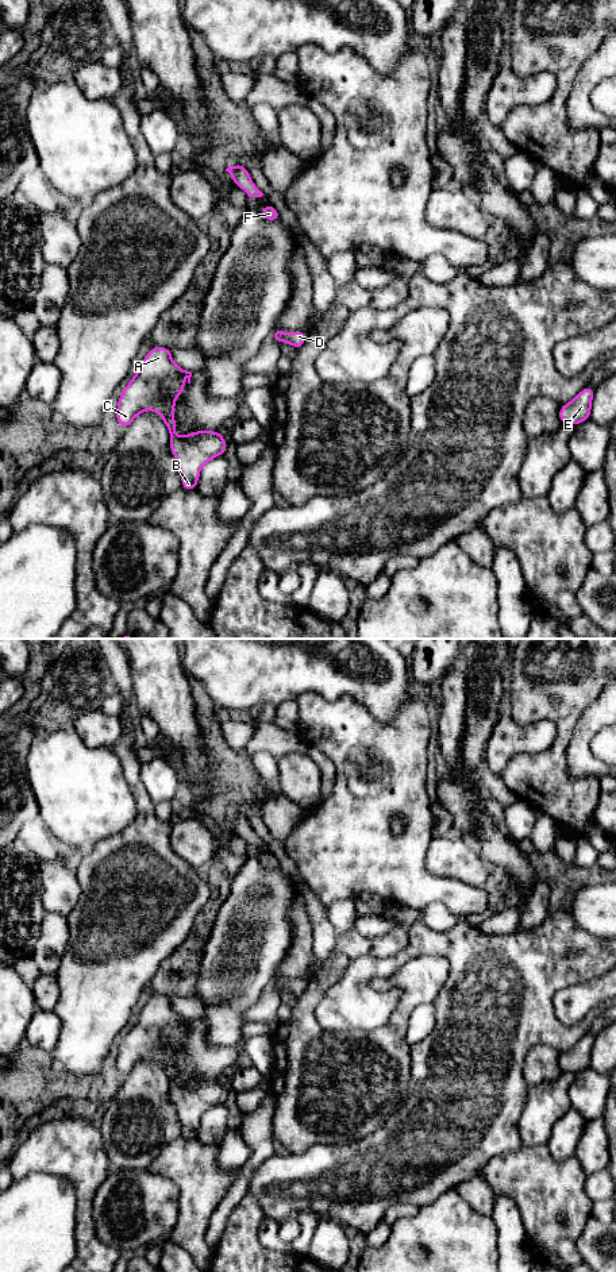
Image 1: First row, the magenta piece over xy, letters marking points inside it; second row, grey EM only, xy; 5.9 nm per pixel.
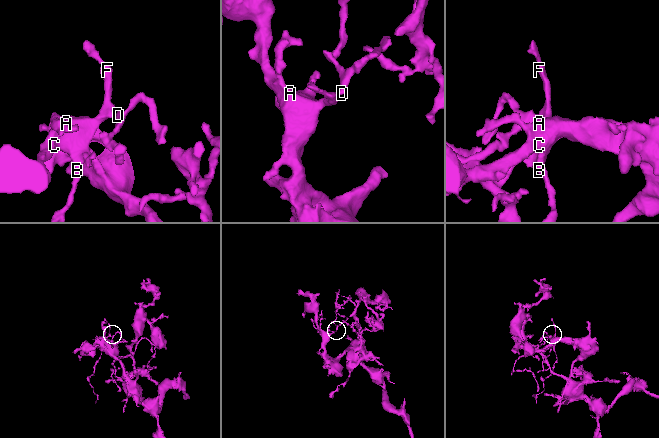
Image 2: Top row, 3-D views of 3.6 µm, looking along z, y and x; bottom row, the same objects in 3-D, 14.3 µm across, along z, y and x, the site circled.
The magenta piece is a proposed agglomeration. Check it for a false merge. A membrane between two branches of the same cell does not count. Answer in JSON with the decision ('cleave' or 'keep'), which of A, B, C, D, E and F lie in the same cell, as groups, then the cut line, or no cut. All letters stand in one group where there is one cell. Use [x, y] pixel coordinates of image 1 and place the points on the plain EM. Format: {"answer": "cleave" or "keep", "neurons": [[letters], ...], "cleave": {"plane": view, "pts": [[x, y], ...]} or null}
{"answer": "keep", "neurons": [["A", "B", "C", "D", "E", "F"]], "cleave": null}

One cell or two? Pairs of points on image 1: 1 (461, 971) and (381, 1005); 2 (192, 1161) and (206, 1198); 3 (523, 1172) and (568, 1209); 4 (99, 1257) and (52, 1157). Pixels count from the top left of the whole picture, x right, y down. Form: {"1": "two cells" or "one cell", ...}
{"1": "one cell", "2": "one cell", "3": "one cell", "4": "one cell"}

